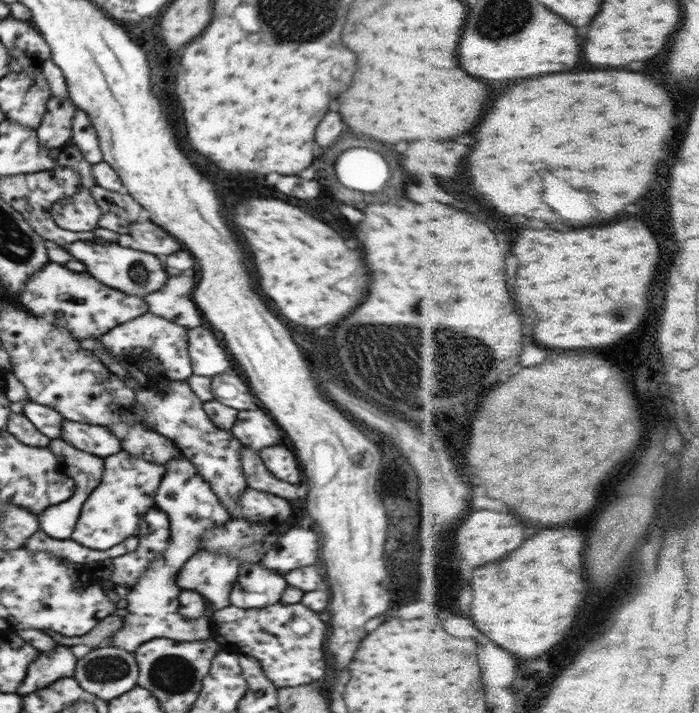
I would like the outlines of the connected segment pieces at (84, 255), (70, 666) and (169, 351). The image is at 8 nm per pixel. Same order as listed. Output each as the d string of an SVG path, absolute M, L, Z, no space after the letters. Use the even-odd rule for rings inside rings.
M88 240L86 242L74 242L74 244L66 244L64 246L76 260L80 260L86 270L98 278L102 284L110 286L110 288L116 288L120 292L126 292L130 296L148 296L152 294L152 290L160 290L166 280L168 280L168 274L162 266L162 262L158 260L158 257L152 256L146 252L138 252L138 250L130 248L122 248L118 244L110 244L106 240ZM144 274L144 276L142 276Z
M58 646L50 652L40 652L40 656L30 664L26 680L18 687L17 694L23 697L35 690L50 686L58 678L74 676L76 663L76 656L66 646Z
M144 314L132 322L116 326L114 330L109 330L102 336L101 344L104 344L107 352L124 354L128 358L136 356L144 360L145 364L152 367L164 379L186 382L187 378L193 374L190 357L186 350L186 330L154 314Z

